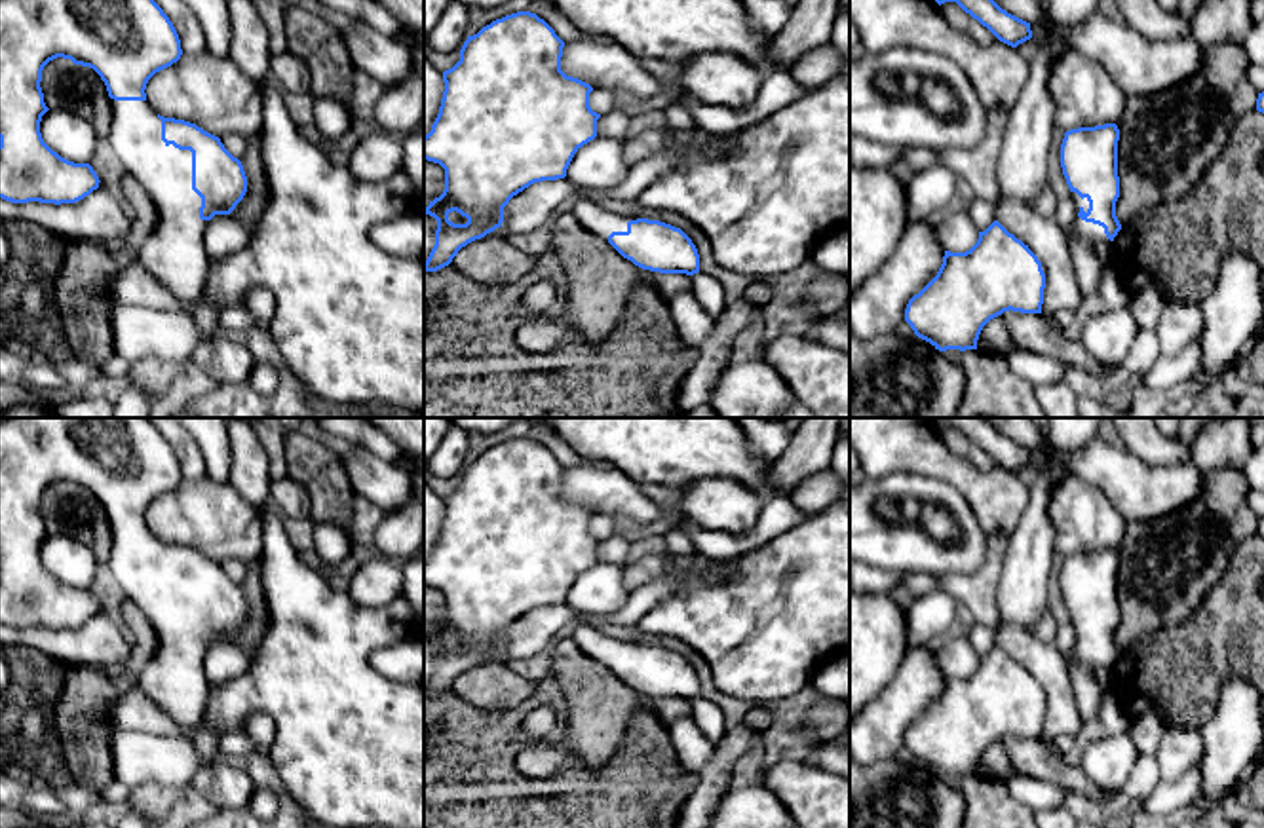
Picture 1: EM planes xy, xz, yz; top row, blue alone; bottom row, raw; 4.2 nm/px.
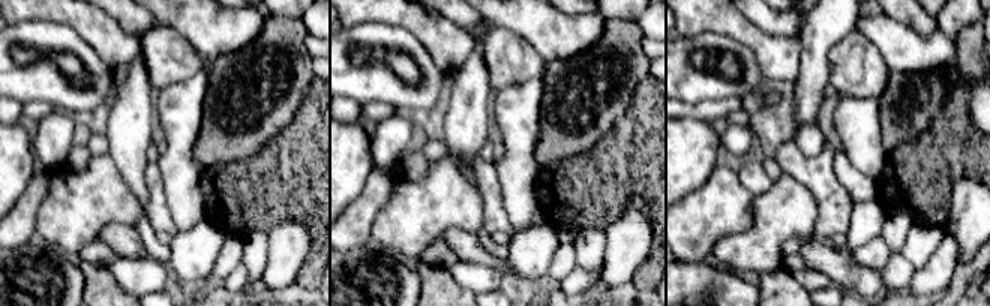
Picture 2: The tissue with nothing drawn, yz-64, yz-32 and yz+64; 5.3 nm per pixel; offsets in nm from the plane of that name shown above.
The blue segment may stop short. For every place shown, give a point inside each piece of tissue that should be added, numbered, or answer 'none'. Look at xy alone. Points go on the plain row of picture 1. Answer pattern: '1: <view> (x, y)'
1: xy (173, 678)

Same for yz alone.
1: yz (1082, 661)

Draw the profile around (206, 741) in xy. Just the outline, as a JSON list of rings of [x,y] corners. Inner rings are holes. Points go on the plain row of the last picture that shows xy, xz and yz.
[[[209,727],[198,731],[194,735],[194,743],[196,743],[196,748],[198,748],[198,754],[209,763],[211,760],[217,760],[220,758],[219,754],[219,739],[220,739],[220,733],[219,731],[213,731]]]

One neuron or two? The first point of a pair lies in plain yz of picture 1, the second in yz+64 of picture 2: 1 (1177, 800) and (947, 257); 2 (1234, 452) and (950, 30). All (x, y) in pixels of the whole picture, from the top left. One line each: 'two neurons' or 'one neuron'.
1: one neuron
2: one neuron

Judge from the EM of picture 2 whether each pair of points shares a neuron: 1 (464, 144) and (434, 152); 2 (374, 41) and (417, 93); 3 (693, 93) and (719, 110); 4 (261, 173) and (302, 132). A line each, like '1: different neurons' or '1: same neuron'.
1: different neurons
2: same neuron
3: different neurons
4: same neuron

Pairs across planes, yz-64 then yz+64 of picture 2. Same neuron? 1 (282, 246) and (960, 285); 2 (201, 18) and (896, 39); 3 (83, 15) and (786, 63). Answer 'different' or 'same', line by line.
1: different
2: same
3: same

